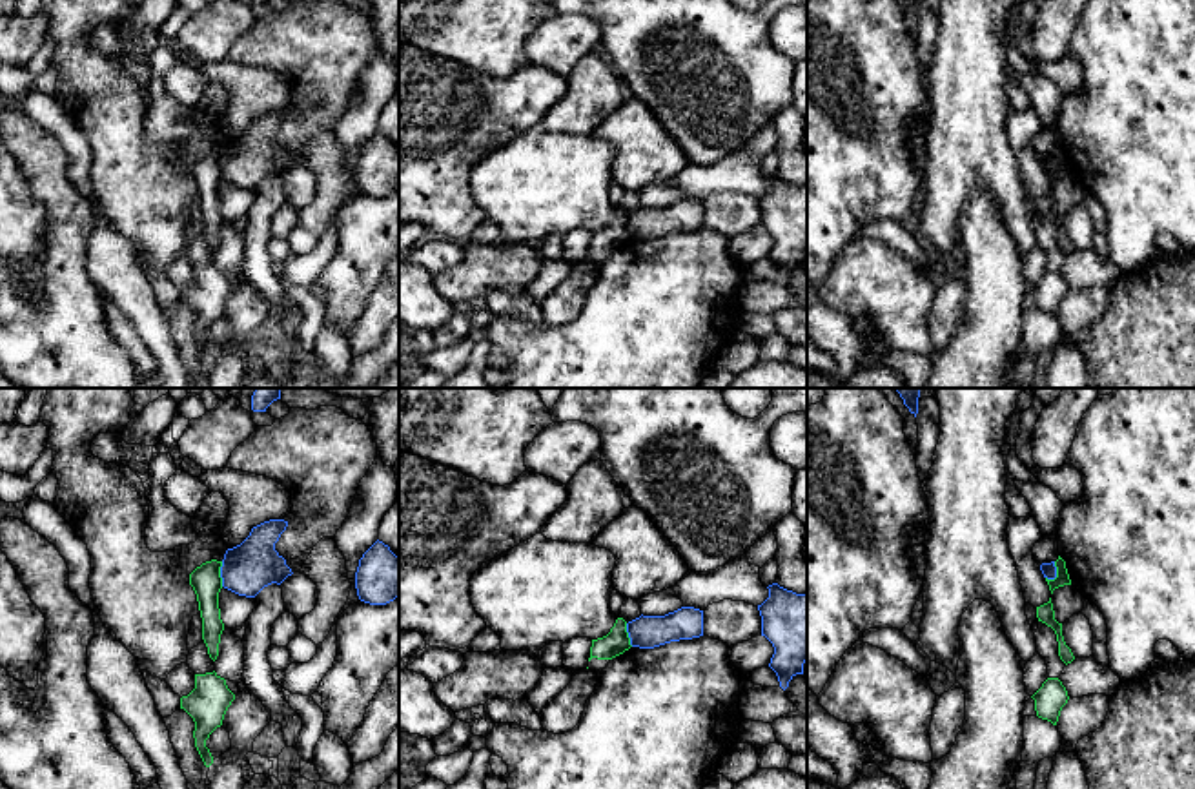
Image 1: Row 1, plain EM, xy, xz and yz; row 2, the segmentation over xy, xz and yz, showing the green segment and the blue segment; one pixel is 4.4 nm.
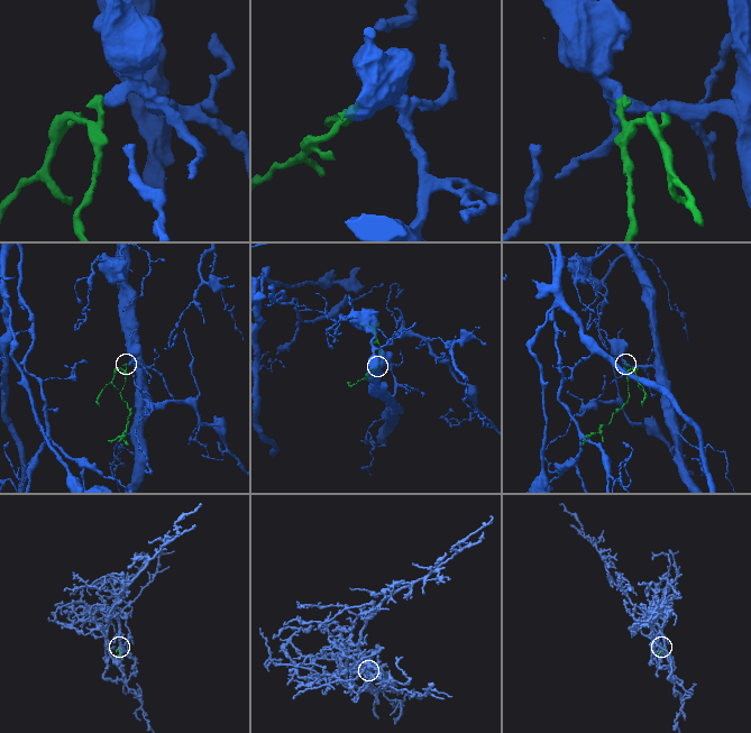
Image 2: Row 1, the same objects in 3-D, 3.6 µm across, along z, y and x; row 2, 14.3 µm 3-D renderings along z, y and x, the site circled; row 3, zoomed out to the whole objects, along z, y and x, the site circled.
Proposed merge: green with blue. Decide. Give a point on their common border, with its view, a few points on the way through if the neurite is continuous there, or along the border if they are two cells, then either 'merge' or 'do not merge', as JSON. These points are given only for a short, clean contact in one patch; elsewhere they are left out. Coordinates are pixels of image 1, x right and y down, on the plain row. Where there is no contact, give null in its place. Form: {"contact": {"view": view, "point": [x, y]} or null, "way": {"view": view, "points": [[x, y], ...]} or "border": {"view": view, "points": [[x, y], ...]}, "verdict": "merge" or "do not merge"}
{"contact": {"view": "yz", "point": [1057, 164]}, "border": {"view": "yz", "points": [[1055, 153], [1055, 168], [1048, 172]]}, "verdict": "do not merge"}

